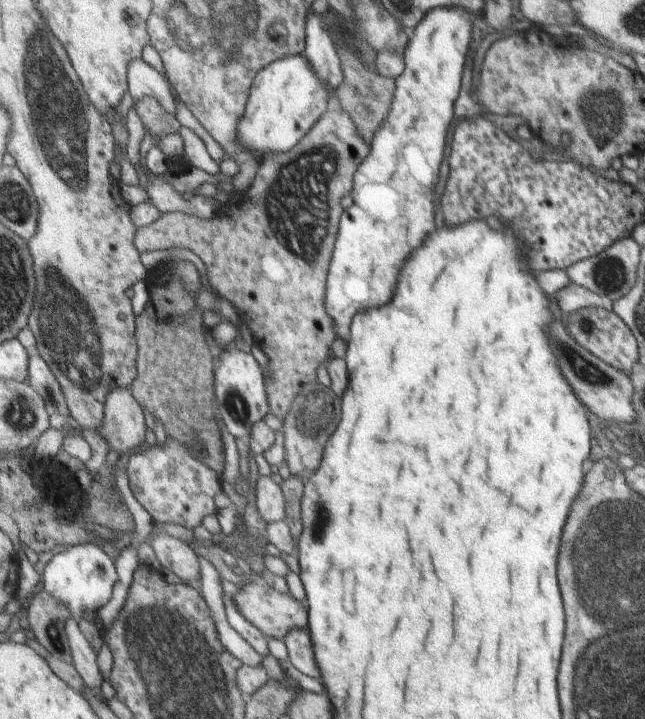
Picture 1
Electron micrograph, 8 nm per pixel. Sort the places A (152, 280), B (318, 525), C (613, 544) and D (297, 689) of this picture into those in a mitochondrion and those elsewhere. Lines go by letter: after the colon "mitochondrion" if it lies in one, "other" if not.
A: other
B: mitochondrion
C: mitochondrion
D: other

